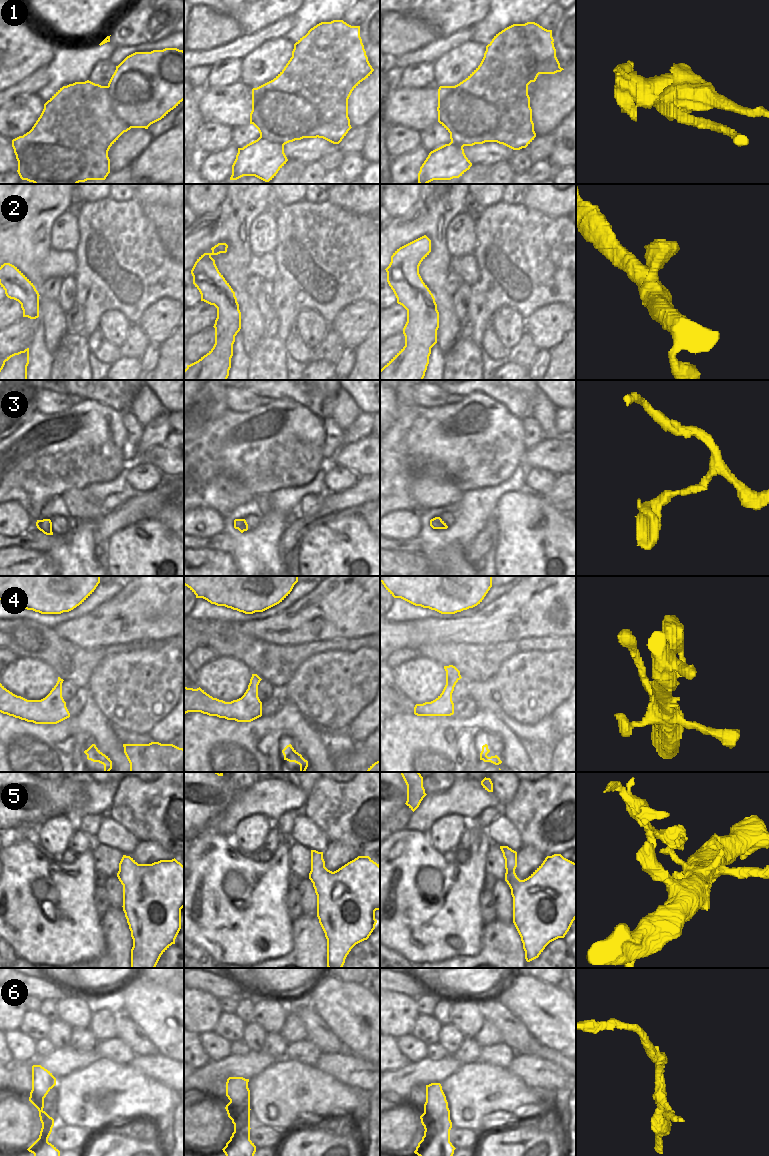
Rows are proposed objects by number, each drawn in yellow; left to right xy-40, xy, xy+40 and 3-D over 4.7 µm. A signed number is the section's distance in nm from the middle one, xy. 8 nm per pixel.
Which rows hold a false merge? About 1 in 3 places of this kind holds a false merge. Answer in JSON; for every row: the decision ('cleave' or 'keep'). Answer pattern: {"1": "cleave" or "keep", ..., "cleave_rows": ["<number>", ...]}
{"1": "cleave", "2": "keep", "3": "keep", "4": "keep", "5": "keep", "6": "keep", "cleave_rows": ["1"]}

